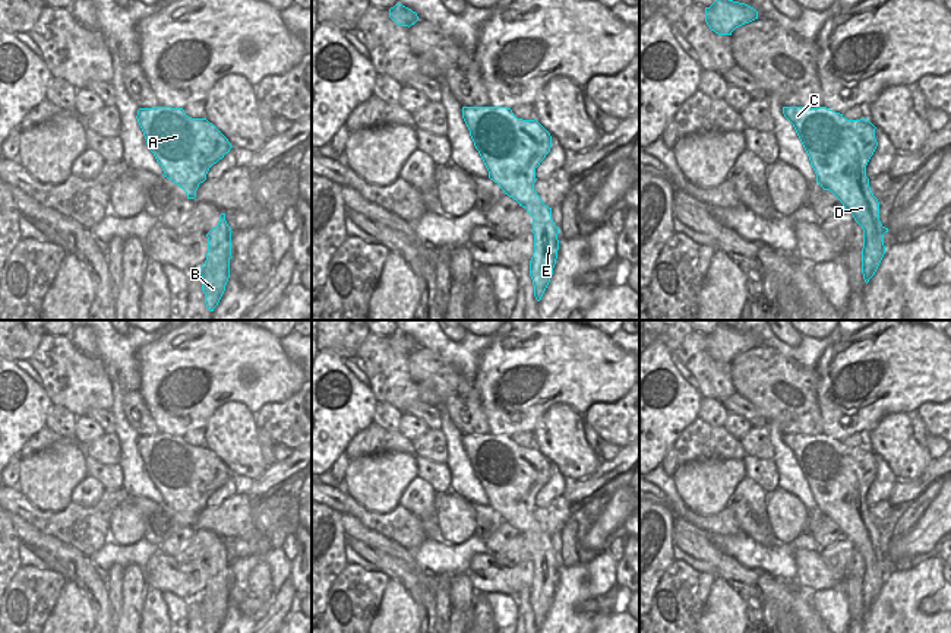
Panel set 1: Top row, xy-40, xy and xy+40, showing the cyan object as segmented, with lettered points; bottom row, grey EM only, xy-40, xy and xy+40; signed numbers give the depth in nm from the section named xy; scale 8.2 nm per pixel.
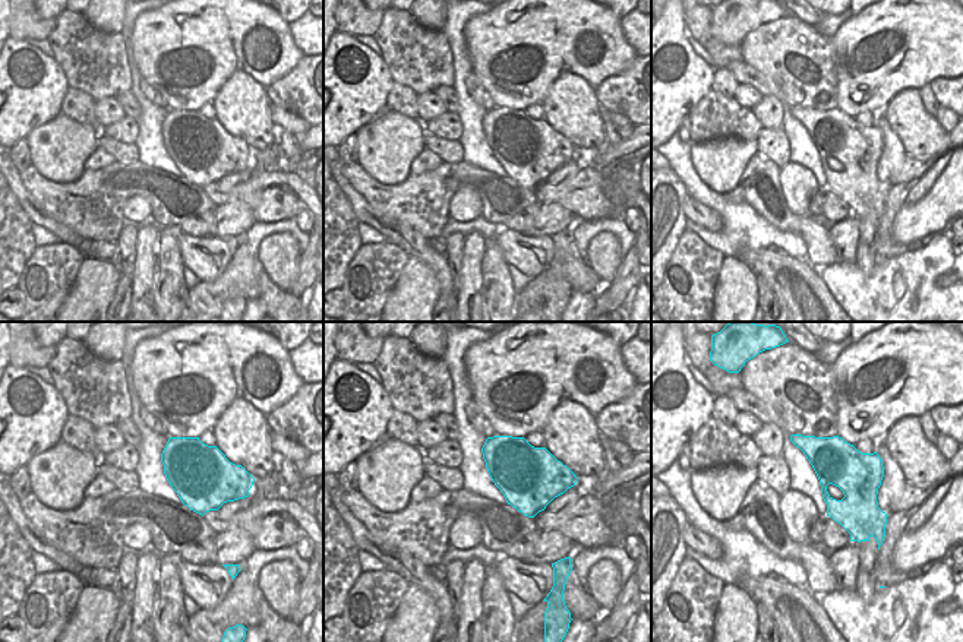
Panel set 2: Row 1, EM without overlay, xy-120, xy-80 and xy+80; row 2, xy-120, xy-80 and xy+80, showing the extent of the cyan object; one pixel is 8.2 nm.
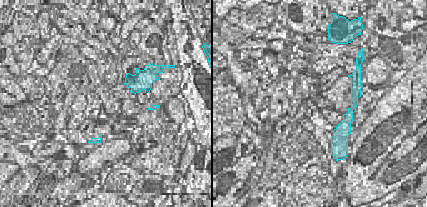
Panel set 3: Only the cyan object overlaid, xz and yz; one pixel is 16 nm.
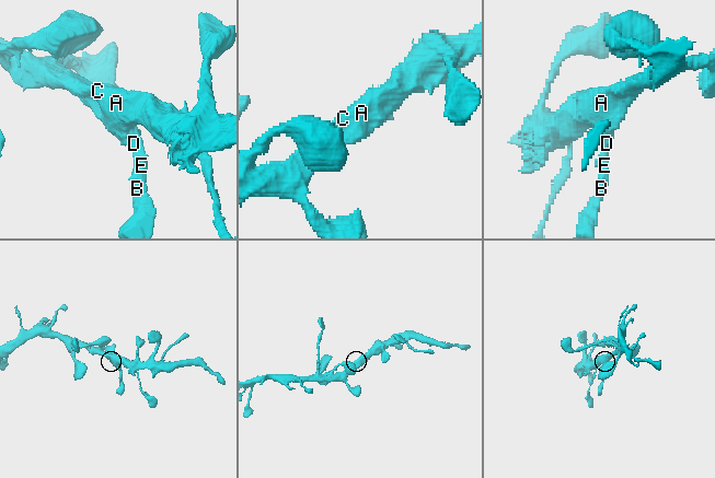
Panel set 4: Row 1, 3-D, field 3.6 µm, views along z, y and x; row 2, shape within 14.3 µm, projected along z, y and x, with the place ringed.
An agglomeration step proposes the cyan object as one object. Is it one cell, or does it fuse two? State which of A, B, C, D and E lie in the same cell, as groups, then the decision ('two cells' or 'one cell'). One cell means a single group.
A B C D E | one cell

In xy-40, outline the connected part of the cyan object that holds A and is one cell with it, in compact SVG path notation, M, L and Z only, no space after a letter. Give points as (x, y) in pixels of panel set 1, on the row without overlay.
M139 436L138 450L164 504L180 513L187 526L206 507L209 496L233 475L206 446L192 446L183 436Z

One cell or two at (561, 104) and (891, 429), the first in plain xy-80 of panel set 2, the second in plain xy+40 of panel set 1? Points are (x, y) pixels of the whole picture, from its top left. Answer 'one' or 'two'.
one

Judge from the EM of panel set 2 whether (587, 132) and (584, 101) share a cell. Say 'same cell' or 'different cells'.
same cell

